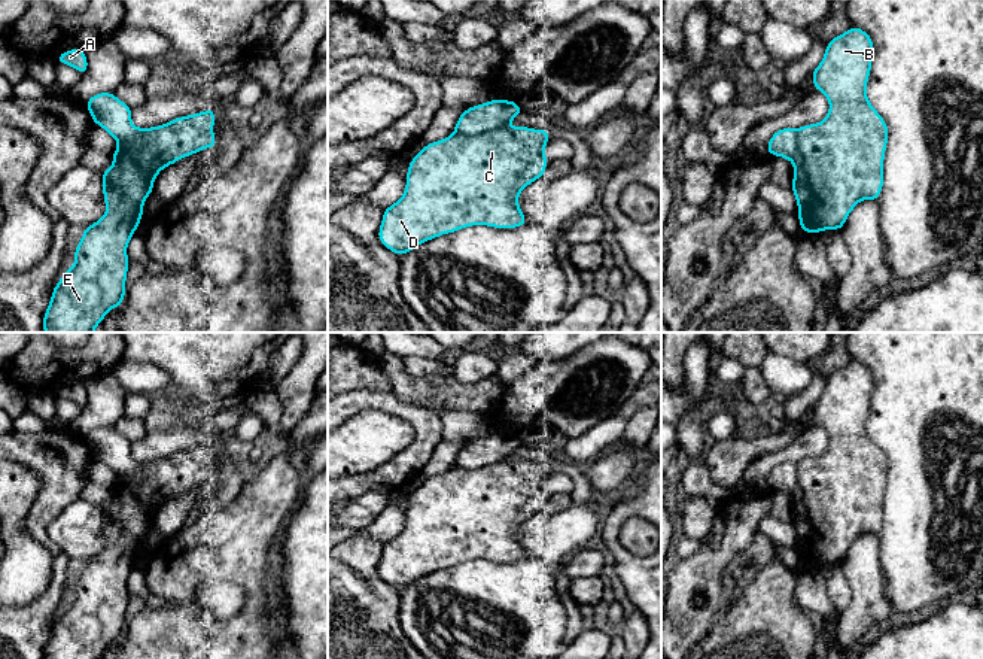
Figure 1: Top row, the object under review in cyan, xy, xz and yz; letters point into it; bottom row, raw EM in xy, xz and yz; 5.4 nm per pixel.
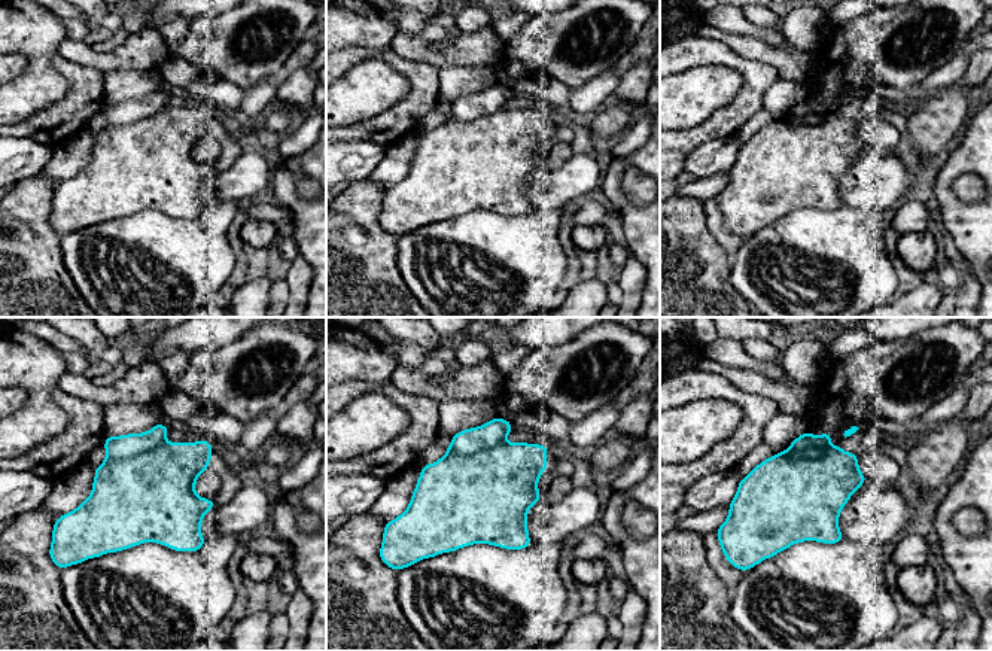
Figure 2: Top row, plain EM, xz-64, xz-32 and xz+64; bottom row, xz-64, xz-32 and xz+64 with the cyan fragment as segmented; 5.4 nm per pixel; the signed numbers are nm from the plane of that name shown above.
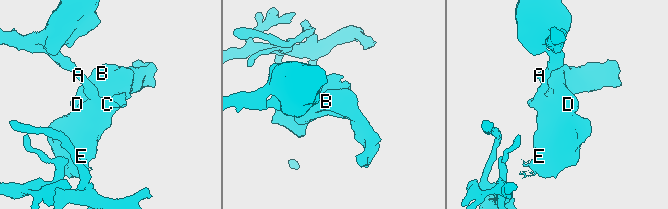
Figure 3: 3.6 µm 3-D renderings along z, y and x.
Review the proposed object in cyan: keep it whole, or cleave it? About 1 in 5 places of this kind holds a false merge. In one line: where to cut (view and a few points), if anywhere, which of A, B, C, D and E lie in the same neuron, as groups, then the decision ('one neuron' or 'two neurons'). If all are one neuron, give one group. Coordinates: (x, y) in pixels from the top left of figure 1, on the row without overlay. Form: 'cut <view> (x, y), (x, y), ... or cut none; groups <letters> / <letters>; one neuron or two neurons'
cut xz (505, 458), (474, 468), (455, 467); groups A / B C D E; two neurons

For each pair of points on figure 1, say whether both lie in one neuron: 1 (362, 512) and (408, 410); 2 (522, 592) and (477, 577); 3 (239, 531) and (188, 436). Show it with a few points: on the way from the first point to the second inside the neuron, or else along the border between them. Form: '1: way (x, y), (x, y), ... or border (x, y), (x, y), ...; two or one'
1: border (399, 489), (367, 489), (343, 500); two
2: way (511, 592), (492, 592), (487, 588); one
3: border (213, 442), (176, 451), (161, 459); two

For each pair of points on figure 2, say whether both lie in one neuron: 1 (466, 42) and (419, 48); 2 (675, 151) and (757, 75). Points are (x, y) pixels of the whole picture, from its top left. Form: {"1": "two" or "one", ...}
{"1": "one", "2": "one"}

